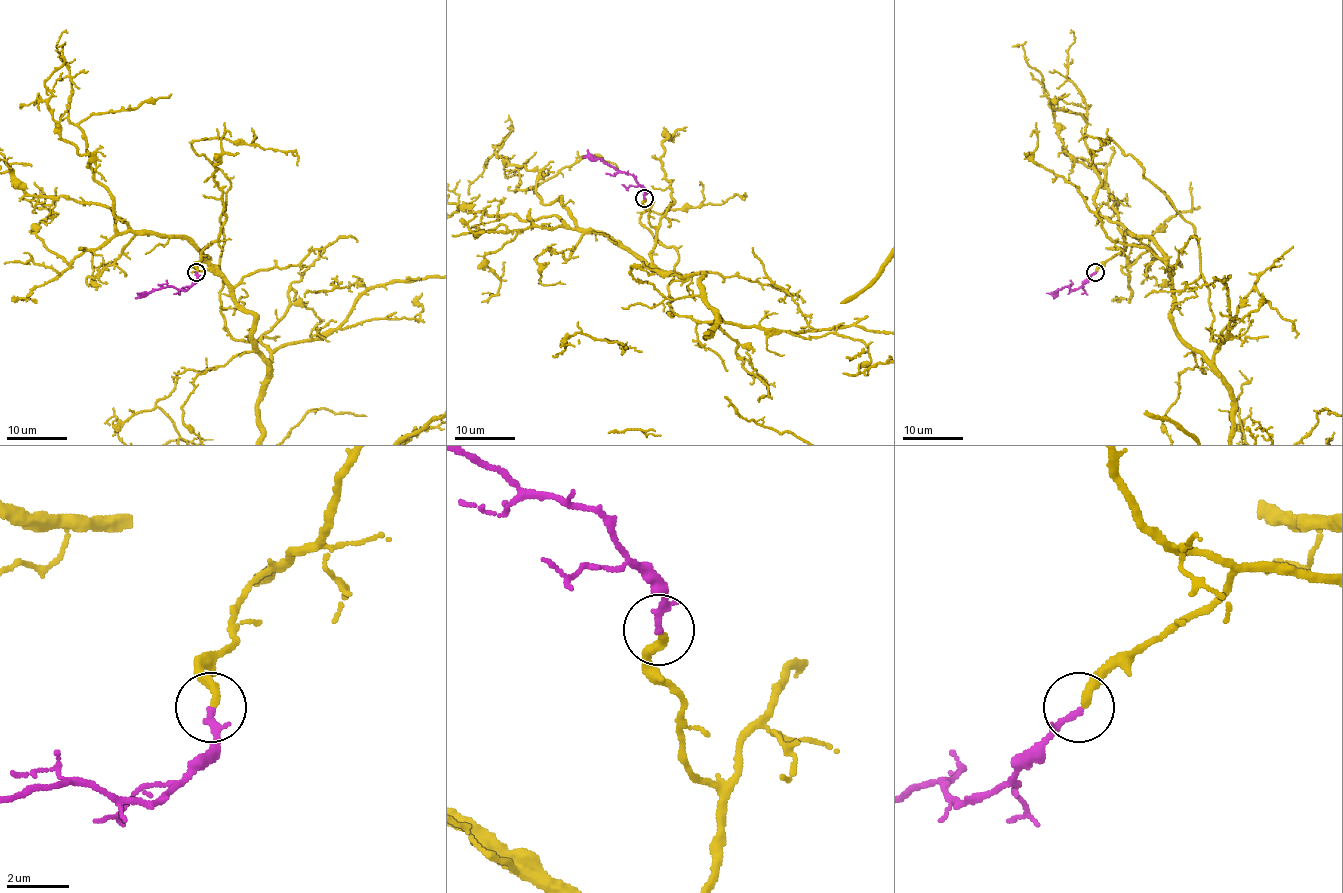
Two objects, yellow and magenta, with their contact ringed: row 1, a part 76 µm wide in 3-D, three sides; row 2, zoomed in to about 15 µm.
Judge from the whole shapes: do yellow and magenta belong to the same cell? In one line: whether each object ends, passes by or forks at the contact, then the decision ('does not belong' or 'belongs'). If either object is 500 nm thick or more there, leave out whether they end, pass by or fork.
yellow ends; magenta ends; belongs

